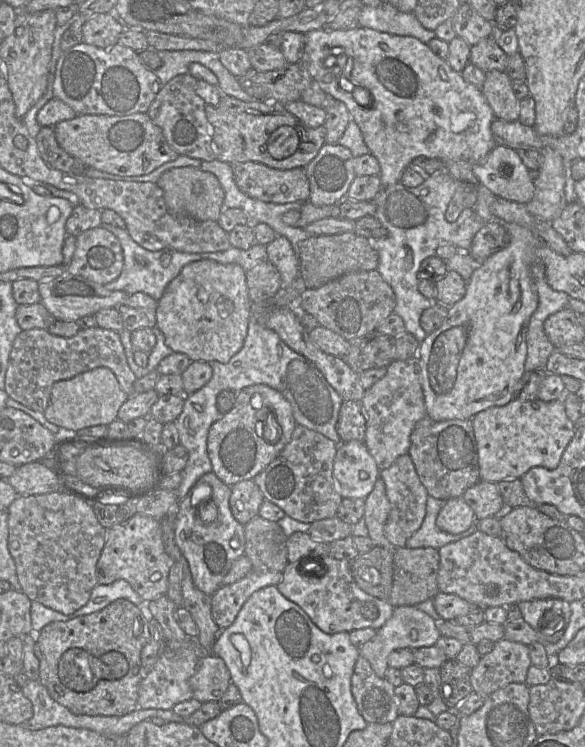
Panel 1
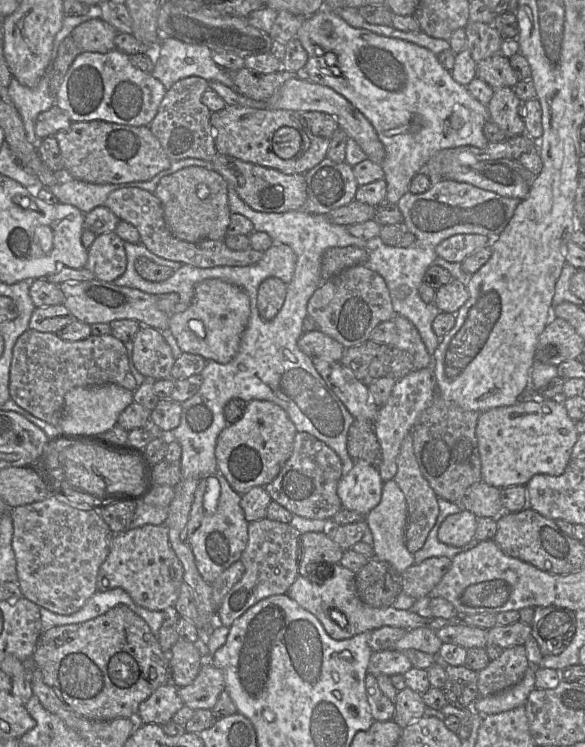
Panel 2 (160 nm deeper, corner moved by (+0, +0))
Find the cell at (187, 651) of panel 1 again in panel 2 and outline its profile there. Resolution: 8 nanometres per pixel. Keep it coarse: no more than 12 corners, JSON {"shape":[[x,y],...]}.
{"shape":[[167,683],[140,703],[143,724],[165,724],[184,706]]}

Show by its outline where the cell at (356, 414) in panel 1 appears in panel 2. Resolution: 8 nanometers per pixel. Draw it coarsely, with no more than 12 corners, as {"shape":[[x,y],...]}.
{"shape":[[354,419],[347,451],[378,467],[382,451],[372,421]]}

